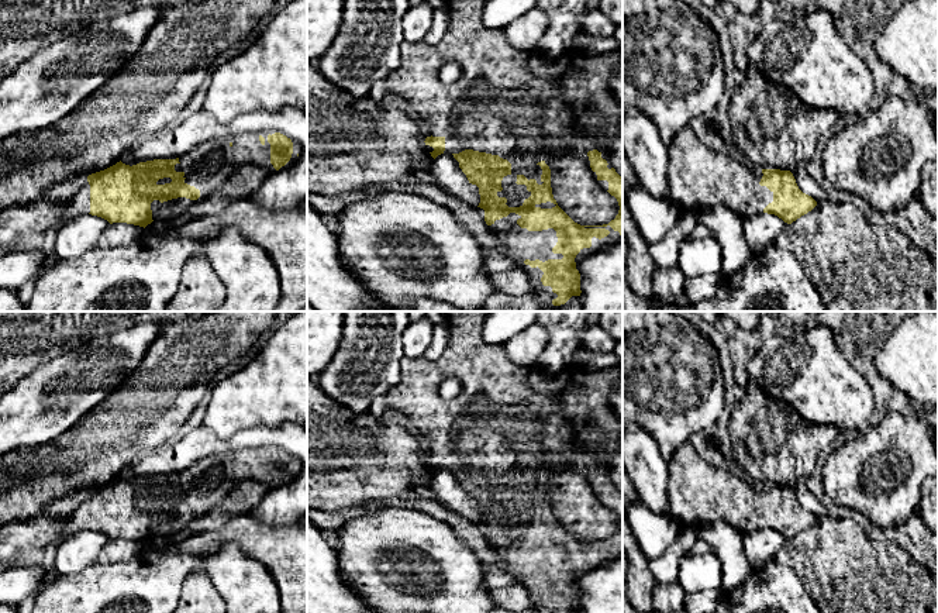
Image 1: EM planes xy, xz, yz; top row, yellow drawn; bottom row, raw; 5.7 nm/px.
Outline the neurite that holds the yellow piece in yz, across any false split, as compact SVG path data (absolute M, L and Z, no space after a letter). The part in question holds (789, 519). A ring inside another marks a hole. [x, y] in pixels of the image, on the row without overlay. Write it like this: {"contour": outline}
{"contour": "M689 441L668 462L669 513L683 526L727 523L741 534L768 528L792 540L817 521L799 504L790 486L755 488L704 461Z"}

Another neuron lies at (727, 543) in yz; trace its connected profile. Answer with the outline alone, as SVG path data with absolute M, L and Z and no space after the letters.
M710 523L696 531L697 538L708 543L721 561L721 593L732 592L753 572L744 554L742 534L727 523Z

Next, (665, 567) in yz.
M682 526L675 541L655 559L649 562L656 583L672 583L677 581L680 559L697 541L693 526Z

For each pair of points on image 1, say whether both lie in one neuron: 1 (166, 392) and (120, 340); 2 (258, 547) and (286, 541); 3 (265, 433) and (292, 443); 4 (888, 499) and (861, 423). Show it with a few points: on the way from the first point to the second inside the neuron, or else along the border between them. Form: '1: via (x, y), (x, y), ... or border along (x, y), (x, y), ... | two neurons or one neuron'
1: border along (159, 336), (149, 345), (140, 365), (119, 388) | two neurons
2: via (265, 544), (279, 544) | one neuron
3: via (272, 436), (285, 437) | one neuron
4: border along (869, 426), (859, 434) | two neurons

